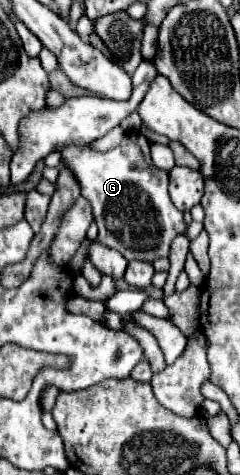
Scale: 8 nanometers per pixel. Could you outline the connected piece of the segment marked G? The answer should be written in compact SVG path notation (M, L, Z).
M130 132L122 138L120 146L108 152L94 150L90 144L66 144L60 148L62 164L74 174L80 184L82 196L90 202L94 222L98 224L98 240L114 250L118 250L126 260L146 260L152 262L160 256L168 256L170 242L174 236L186 230L182 212L172 204L168 196L168 174L154 168L150 158L150 142L140 132Z

